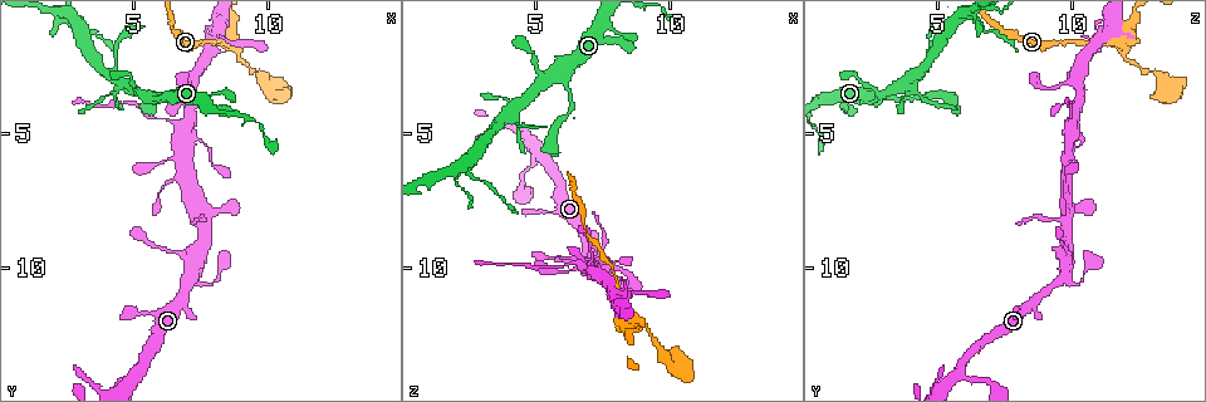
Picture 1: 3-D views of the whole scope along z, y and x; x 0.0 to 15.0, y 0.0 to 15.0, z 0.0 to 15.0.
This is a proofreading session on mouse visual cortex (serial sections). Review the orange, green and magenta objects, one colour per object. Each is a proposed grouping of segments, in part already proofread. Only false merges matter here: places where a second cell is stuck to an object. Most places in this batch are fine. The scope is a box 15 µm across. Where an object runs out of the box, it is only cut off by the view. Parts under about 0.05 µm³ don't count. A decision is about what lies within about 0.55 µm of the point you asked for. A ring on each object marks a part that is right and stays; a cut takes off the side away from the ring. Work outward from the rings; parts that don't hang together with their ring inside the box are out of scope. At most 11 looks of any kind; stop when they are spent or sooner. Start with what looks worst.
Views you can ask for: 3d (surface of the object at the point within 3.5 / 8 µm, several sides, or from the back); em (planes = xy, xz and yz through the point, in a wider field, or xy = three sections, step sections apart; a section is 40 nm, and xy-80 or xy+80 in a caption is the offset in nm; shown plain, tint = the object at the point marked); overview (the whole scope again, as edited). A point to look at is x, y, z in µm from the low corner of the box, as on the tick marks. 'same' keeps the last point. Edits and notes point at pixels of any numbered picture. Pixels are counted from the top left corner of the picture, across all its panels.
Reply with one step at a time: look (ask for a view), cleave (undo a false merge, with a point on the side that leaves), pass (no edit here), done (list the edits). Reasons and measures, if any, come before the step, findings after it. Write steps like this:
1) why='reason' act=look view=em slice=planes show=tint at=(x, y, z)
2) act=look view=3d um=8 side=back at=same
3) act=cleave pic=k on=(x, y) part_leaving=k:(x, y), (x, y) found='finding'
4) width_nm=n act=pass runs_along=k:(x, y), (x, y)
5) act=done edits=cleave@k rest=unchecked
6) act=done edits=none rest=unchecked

why='side arm on a straight run' act=look view=em slice=xy step=3 show=tint at=(7.3, 9.5, 9.7)

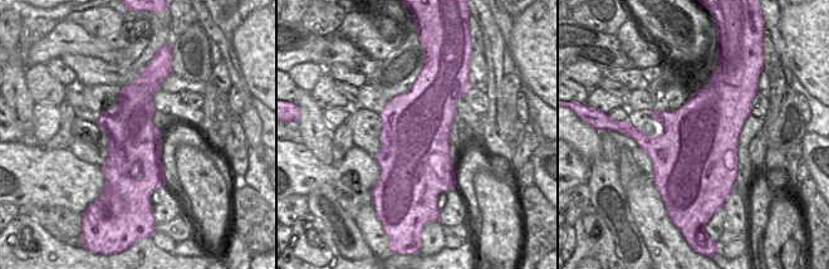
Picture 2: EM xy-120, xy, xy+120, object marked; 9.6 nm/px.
why='see where the arms go' act=look view=3d um=3.5 at=same

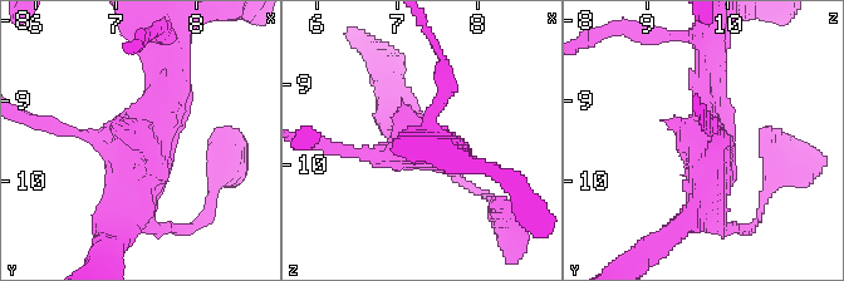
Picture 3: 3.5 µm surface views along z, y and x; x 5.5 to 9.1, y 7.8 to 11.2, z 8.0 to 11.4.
act=pass found='one cell here'

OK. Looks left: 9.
why='arms part here' act=look view=3d um=3.5 at=(10.0, 3.2, 13.7)

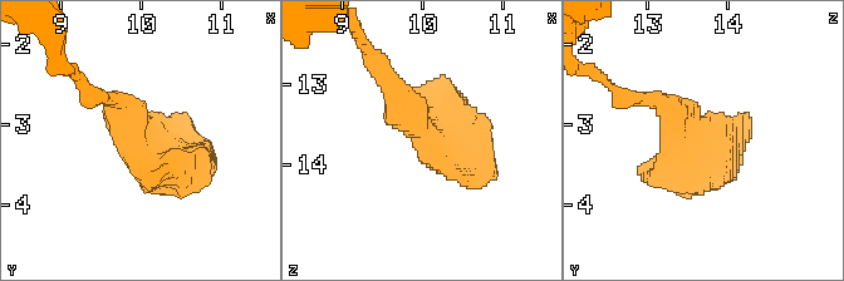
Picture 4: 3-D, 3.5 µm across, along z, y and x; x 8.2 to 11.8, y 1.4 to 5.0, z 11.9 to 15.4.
why='now the EM' act=look view=em slice=xy step=2 show=tint at=(10.00, 3.10, 13.55)

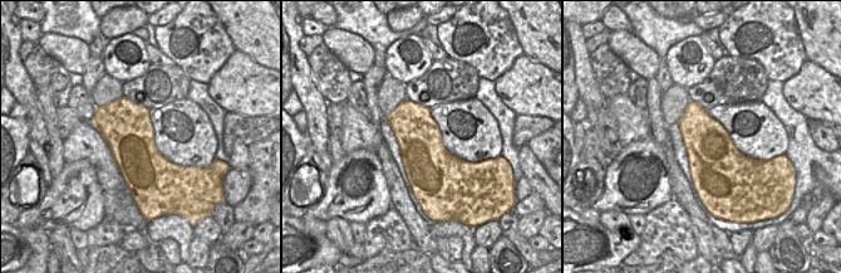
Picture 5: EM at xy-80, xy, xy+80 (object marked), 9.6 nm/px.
act=pass runs_along=4:(379, 73), (415, 124), (484, 169) found='continuous, no second cell'

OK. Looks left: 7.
why='abrupt turn' act=look view=3d um=3.5 at=(6.1, 3.7, 2.7)

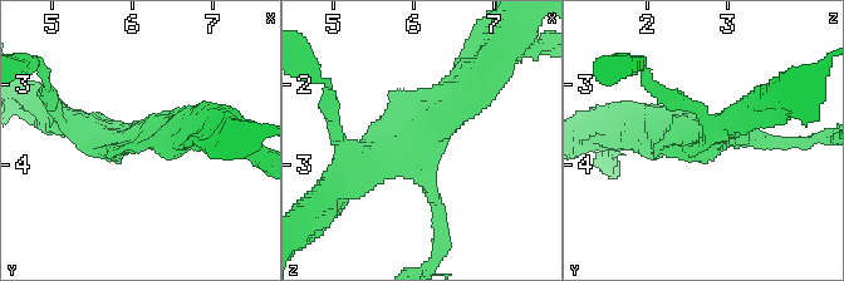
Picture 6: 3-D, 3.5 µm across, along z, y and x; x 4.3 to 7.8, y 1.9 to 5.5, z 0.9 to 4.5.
act=pass runs_along=6:(474, 82), (416, 141), (346, 172) found='one cell here'

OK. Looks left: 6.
why='arms part here' act=look view=3d um=3.5 at=(4.0, 2.8, 4.1)

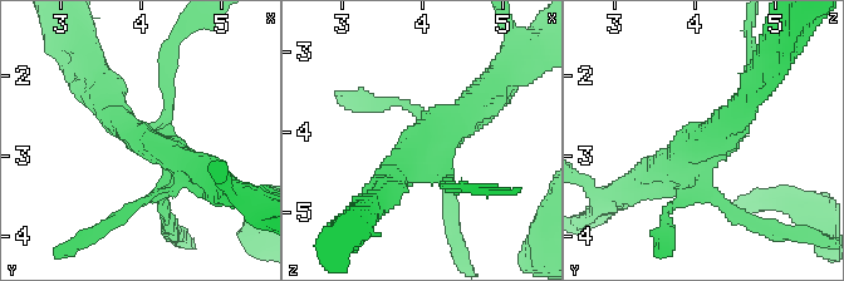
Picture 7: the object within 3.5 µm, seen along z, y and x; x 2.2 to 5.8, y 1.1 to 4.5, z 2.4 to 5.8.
arms=3 arm_widths_nm=150,350,350 act=look view=em slice=xy step=1 show=tint at=(4.00, 2.80, 4.20)

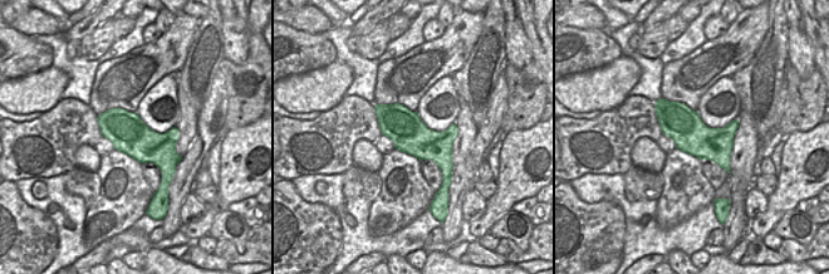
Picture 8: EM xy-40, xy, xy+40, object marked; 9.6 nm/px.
act=pass found='all the same cell'

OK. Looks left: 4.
act=done edits=none rest=unchecked

